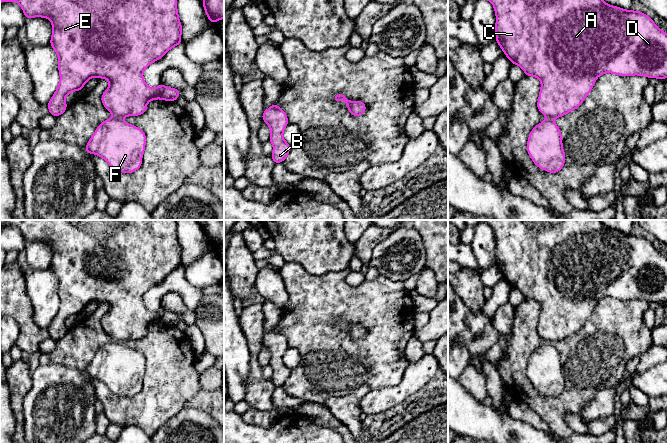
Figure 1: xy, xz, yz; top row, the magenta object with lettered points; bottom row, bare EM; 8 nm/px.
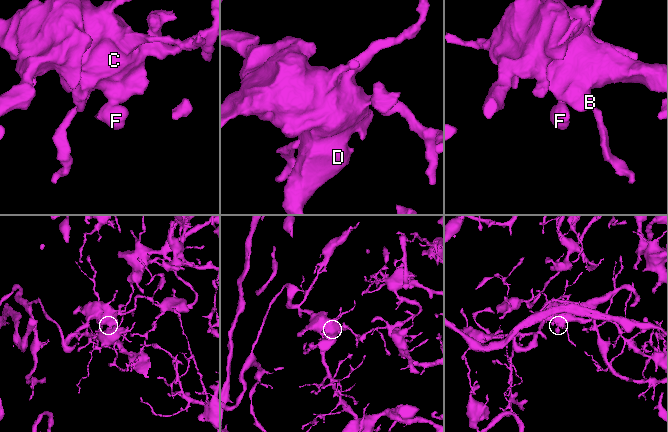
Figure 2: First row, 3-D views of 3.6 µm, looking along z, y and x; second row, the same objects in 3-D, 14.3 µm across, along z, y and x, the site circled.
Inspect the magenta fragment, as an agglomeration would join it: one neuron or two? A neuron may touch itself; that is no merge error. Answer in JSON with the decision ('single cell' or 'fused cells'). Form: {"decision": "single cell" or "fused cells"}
{"decision": "fused cells"}

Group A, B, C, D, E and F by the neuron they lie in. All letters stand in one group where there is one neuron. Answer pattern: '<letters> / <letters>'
A B C D E / F

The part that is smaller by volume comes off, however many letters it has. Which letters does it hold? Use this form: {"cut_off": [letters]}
{"cut_off": ["F"]}

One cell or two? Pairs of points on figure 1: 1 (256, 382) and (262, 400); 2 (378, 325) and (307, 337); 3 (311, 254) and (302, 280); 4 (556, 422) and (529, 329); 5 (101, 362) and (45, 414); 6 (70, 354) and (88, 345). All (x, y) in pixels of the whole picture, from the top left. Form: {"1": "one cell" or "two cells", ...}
{"1": "one cell", "2": "one cell", "3": "two cells", "4": "one cell", "5": "one cell", "6": "one cell"}

